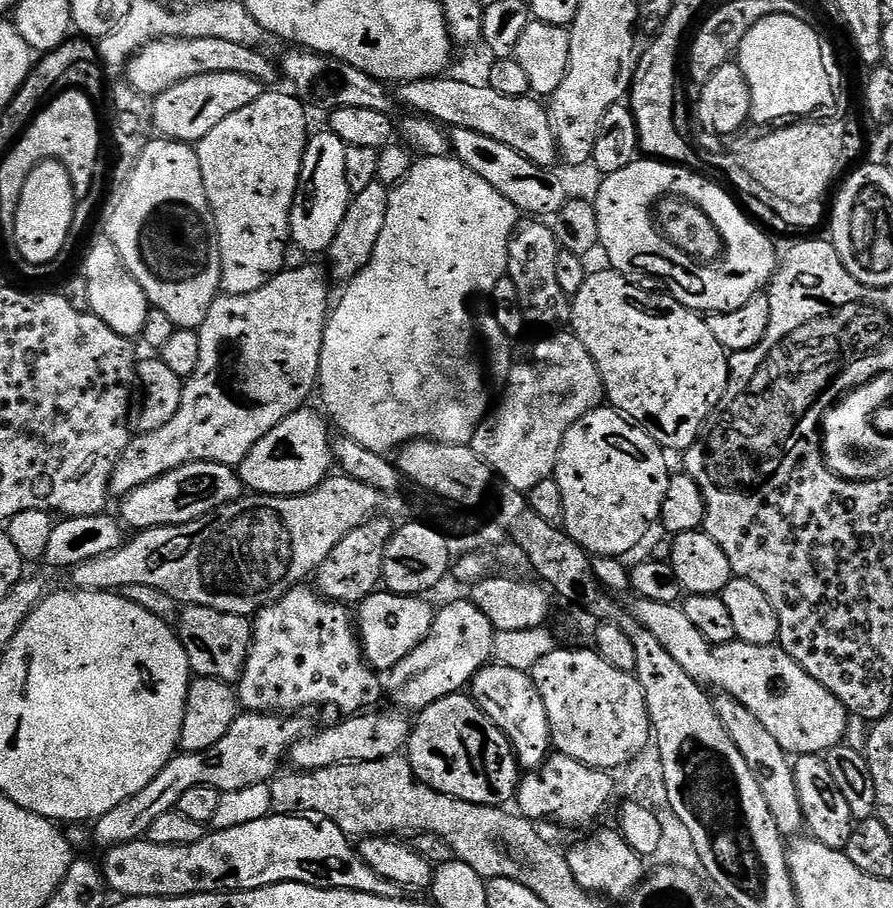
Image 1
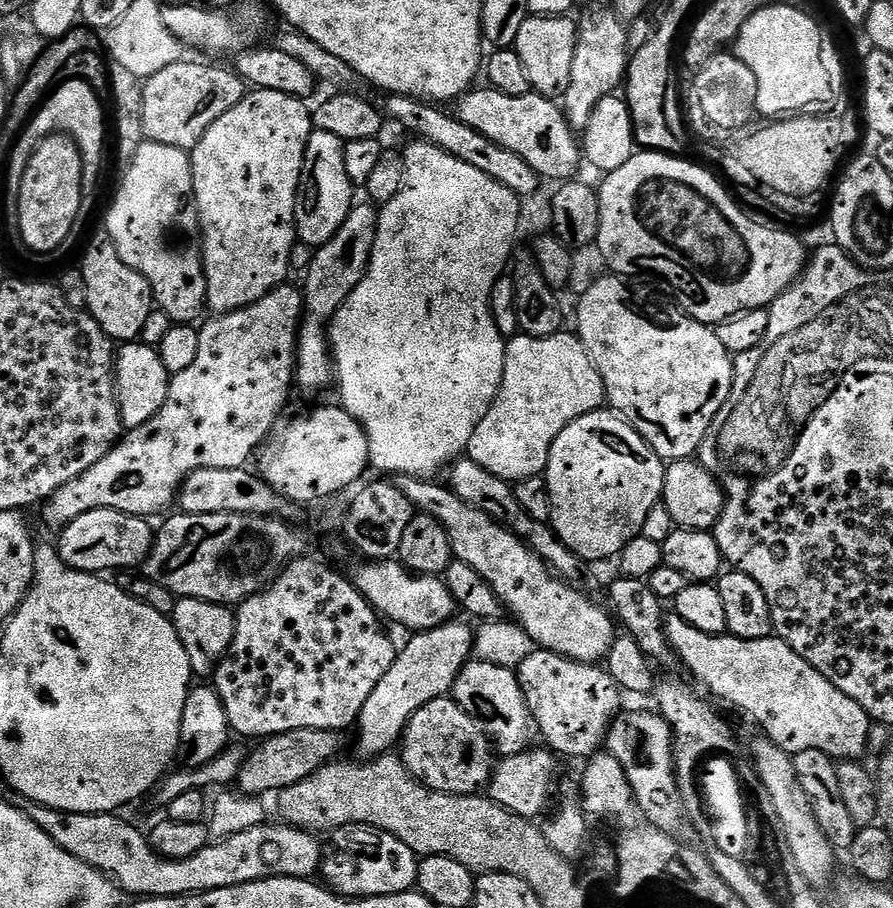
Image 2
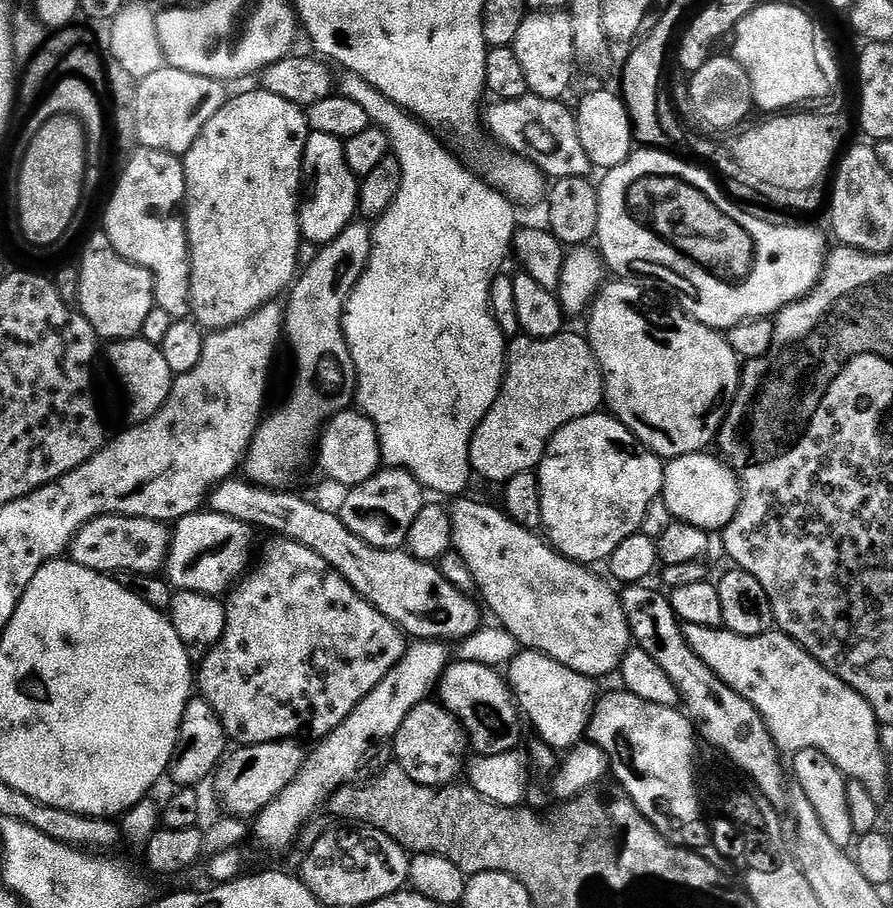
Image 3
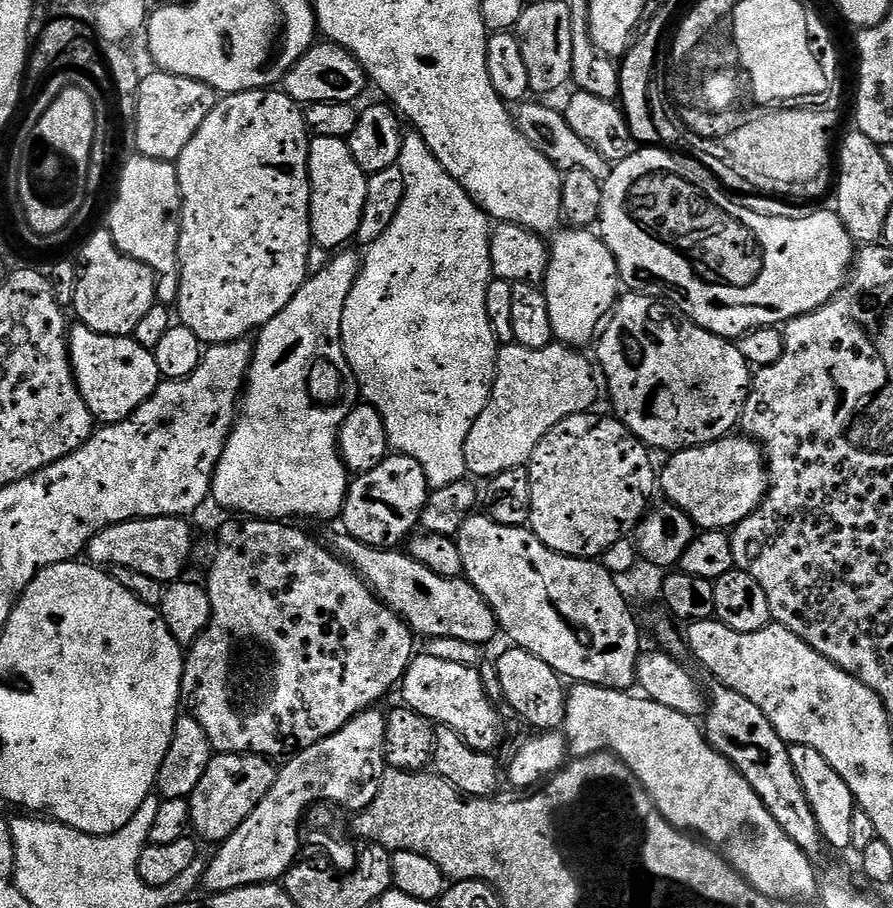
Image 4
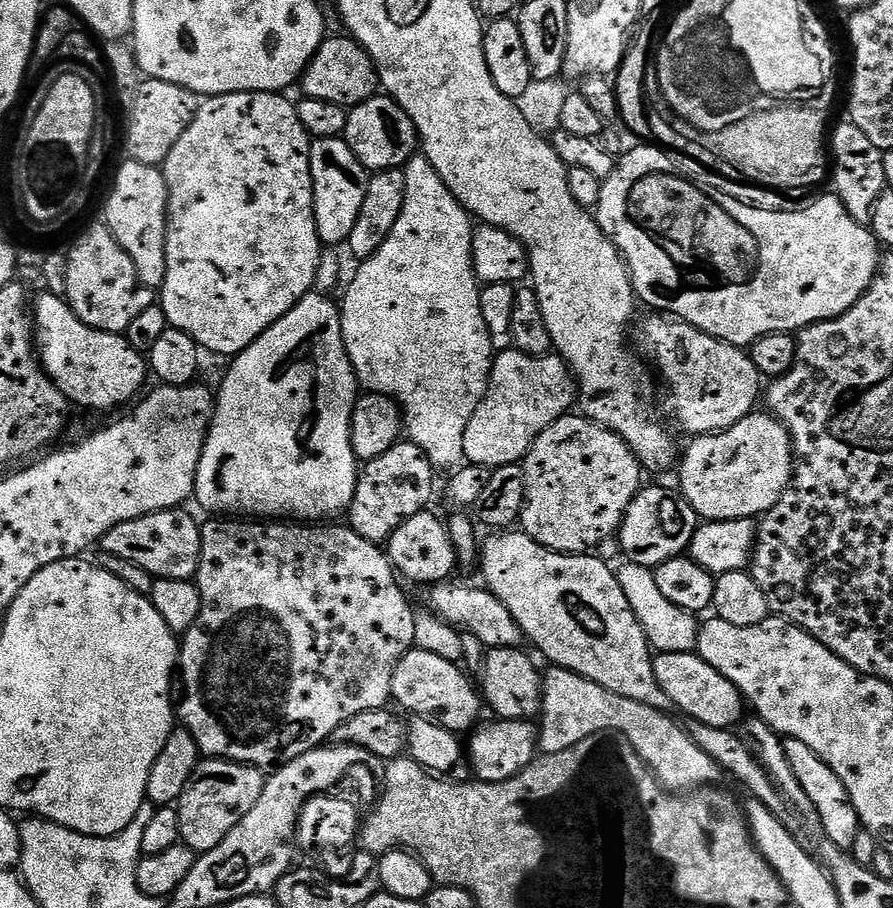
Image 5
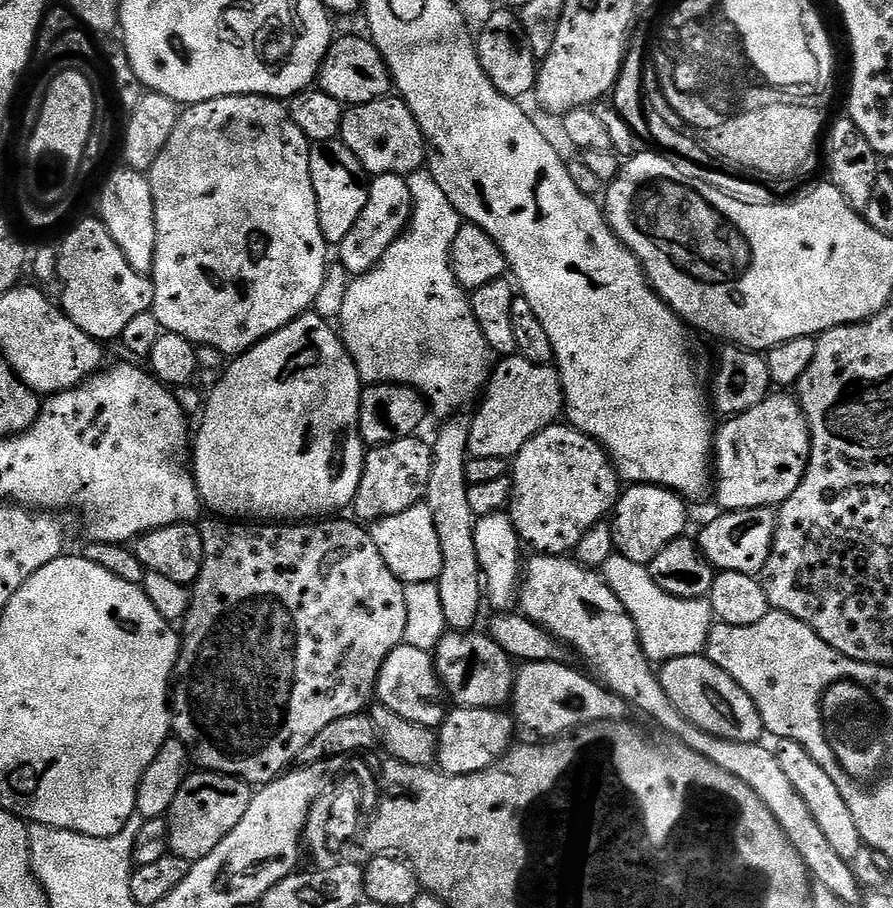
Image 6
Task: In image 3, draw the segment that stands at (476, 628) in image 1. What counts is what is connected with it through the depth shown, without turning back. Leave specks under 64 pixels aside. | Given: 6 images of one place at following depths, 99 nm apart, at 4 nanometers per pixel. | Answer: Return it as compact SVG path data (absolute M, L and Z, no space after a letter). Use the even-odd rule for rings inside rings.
M421 640L413 645L413 648L411 645L405 651L404 657L394 666L394 670L390 670L390 674L386 674L386 678L382 678L382 682L378 686L374 686L374 690L370 690L370 694L366 694L366 698L362 698L362 702L358 702L356 709L329 736L323 737L317 743L320 745L313 752L307 753L304 765L294 778L294 782L290 782L290 786L286 786L286 790L282 790L282 794L278 794L278 798L274 802L270 802L270 806L266 806L259 816L255 817L254 840L256 836L257 842L266 851L280 852L283 848L290 847L295 842L296 835L303 830L304 823L311 818L312 811L323 800L325 803L341 786L352 786L357 782L371 781L379 776L385 765L389 763L390 741L398 734L398 726L402 726L402 722L406 720L406 714L410 714L410 710L414 710L414 706L425 703L429 699L428 691L431 688L433 691L437 687L440 677L444 675L444 670L450 663L448 652L444 649L447 647L443 643Z

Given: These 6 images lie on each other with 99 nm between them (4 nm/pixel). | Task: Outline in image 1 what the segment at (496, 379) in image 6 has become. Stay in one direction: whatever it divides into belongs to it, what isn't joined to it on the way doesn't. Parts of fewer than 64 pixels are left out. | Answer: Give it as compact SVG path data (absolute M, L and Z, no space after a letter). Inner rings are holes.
M548 334L528 352L525 360L517 359L508 369L506 383L503 385L504 397L491 409L490 415L476 428L472 436L471 447L478 458L482 458L514 490L527 494L538 482L553 479L562 438L566 430L578 422L587 412L601 407L605 403L604 383L594 366L594 358L582 346L577 336L571 334Z

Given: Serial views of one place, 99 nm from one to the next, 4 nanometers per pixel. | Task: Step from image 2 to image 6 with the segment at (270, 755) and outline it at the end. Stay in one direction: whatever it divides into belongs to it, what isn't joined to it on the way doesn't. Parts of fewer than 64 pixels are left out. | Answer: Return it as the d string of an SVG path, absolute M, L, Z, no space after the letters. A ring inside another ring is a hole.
M192 770L185 775L182 786L166 817L168 822L168 851L173 856L189 862L206 858L246 814L246 806L252 801L253 785L240 779L239 776L227 776L225 772ZM196 771L196 772L192 772Z

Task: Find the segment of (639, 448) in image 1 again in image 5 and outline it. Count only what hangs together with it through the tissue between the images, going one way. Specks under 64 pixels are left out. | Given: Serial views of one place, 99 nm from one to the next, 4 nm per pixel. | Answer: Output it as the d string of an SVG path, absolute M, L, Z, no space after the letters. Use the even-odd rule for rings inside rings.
M565 414L549 428L542 430L522 463L526 496L524 508L520 511L519 527L534 542L552 552L588 554L599 549L604 539L615 537L619 533L626 510L642 487L642 465L628 443L603 424L595 424L579 414Z

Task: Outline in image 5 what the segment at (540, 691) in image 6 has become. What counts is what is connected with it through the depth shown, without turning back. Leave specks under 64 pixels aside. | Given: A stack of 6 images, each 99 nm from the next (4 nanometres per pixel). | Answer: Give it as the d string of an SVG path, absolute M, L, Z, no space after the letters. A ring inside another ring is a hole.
M552 666L547 670L549 672L545 671L542 676L544 693L538 717L538 748L541 753L548 748L556 748L559 752L570 750L586 738L599 736L601 732L615 732L630 742L657 781L673 793L688 794L721 783L722 773L714 758L702 751L687 727L671 720L673 717L669 713L622 698L598 686L598 682L590 682L565 668Z

